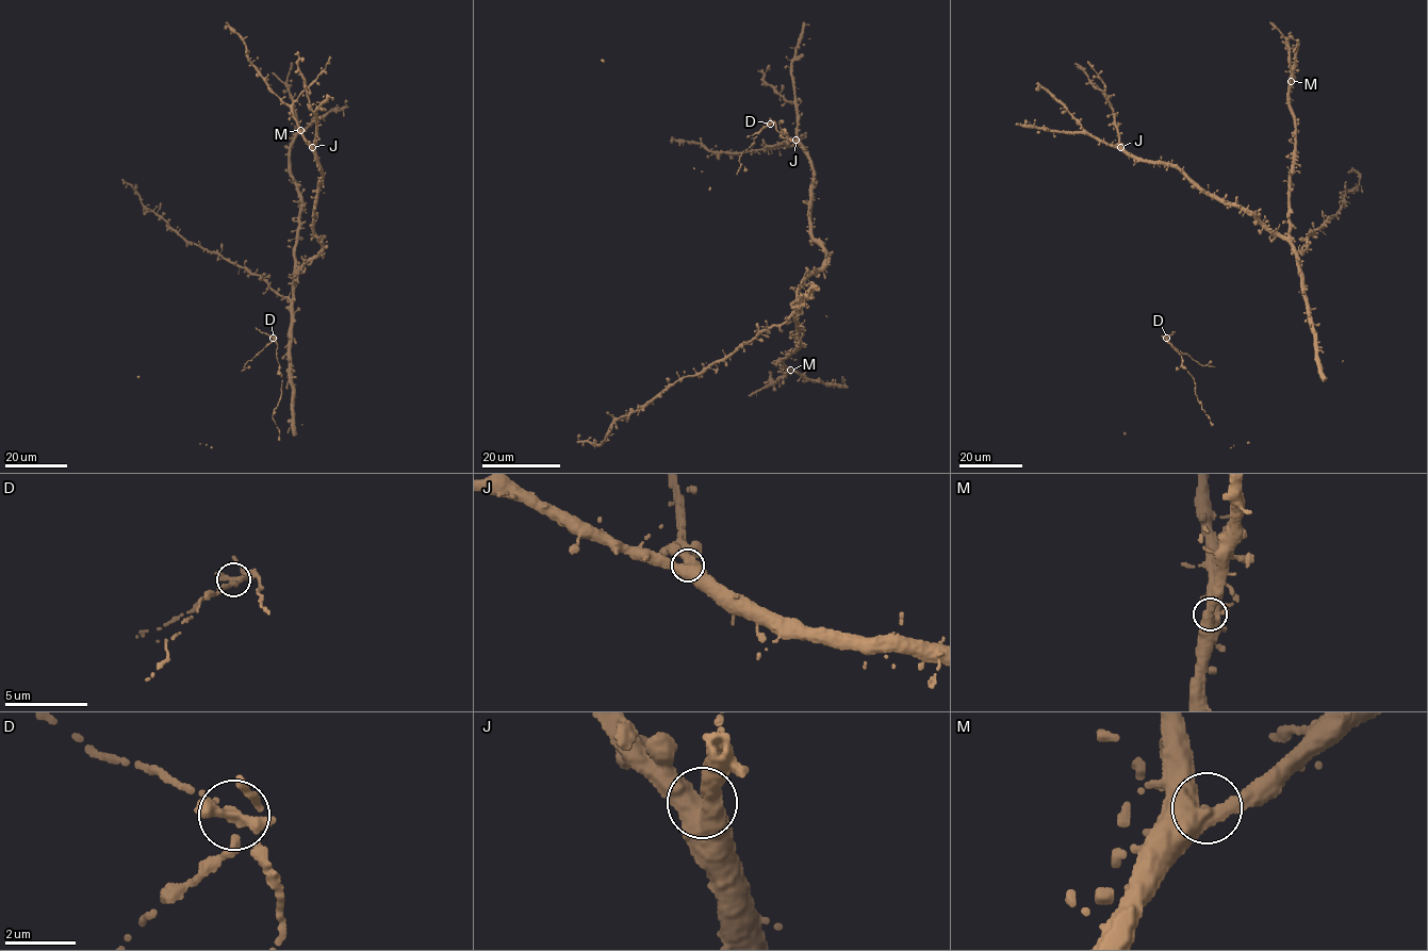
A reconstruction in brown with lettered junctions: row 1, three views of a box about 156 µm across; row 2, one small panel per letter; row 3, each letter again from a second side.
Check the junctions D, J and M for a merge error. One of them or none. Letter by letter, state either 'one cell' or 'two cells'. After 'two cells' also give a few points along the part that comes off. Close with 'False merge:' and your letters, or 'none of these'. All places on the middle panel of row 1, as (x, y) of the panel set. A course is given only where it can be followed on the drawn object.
D: two cells; course (769, 124), (740, 156), (741, 166), (737, 174)
J: one cell
M: one cell
False merge: D

